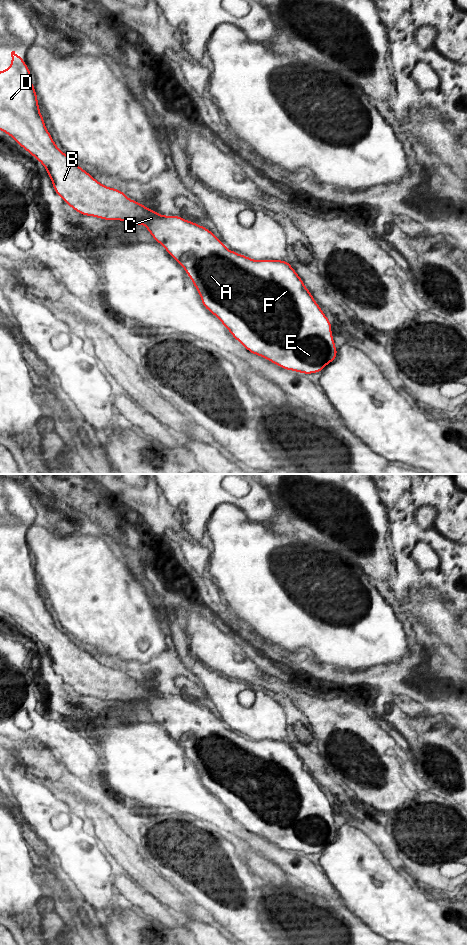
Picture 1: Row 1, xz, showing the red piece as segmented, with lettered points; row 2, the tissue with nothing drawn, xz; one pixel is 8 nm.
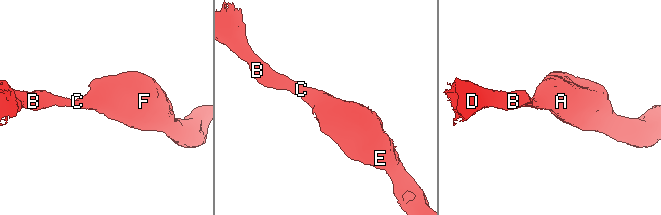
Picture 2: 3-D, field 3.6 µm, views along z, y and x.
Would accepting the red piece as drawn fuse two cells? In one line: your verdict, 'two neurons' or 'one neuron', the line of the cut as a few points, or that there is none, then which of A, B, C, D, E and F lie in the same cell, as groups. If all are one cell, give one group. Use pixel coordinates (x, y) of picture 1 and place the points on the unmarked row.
one neuron | no cut | A B C D E F

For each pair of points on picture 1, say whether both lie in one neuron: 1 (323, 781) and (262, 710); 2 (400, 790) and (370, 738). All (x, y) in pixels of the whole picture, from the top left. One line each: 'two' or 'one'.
1: one
2: one

